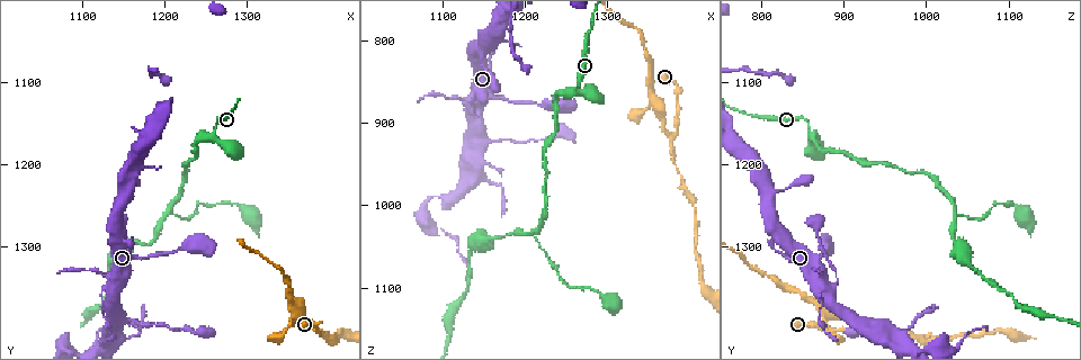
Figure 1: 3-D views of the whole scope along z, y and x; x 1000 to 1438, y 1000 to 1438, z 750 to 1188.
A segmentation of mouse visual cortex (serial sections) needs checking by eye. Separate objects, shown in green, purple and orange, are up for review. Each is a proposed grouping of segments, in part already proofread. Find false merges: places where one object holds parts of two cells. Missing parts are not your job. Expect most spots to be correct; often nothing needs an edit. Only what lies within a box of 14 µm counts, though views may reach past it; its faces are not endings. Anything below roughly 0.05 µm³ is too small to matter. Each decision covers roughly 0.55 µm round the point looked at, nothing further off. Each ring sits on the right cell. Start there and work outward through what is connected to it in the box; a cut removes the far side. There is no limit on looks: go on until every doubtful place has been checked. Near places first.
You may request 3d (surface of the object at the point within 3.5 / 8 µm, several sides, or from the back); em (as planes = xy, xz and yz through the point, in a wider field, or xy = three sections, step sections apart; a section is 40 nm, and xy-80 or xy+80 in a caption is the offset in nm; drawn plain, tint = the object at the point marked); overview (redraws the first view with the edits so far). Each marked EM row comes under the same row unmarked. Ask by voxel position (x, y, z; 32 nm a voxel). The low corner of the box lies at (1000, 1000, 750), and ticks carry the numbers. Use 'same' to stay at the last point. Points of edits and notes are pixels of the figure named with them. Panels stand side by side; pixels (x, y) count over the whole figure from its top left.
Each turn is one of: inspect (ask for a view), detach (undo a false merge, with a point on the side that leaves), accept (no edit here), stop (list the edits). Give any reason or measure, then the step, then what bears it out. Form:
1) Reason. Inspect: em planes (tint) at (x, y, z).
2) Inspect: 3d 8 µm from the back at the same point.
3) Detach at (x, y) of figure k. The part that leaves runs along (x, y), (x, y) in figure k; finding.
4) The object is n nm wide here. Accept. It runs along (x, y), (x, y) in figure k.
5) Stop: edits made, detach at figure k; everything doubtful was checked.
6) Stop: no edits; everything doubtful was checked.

A fork. Inspect: 3d 3.5 µm at (1380, 1395, 920).

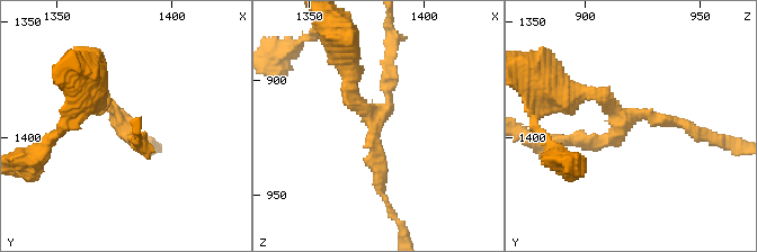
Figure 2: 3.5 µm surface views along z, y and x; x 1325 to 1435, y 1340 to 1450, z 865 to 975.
3 arms meet here; the arms are 150, 200, 200 nm wide; now the EM. Inspect: em xy step 5 (tint) at (1379, 1393, 918).

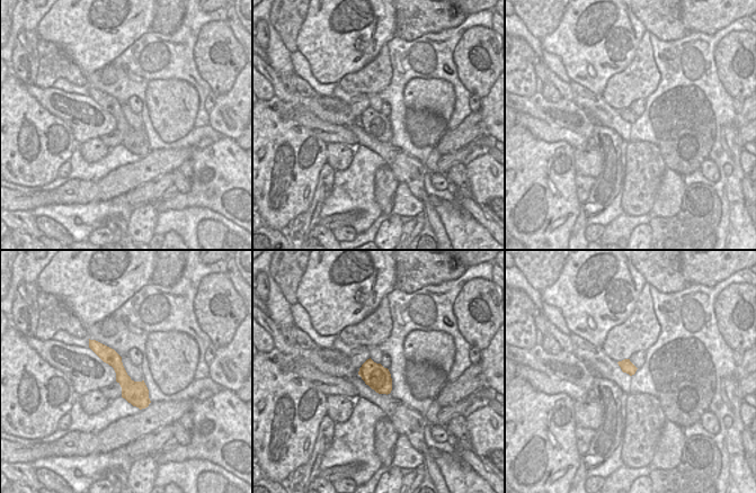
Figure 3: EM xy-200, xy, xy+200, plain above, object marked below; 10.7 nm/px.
Accept. It runs along (94, 346), (144, 404) in figure 3; one cell here.

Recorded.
A narrow waist. Inspect: 3d 8 µm at (1145, 1350, 880).

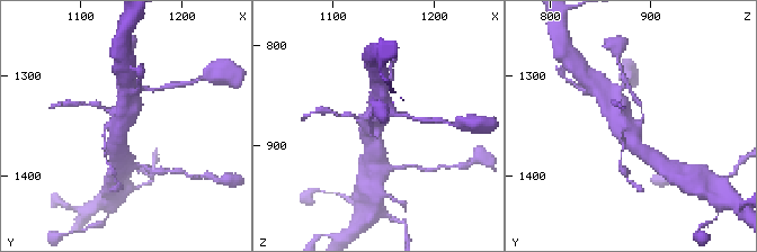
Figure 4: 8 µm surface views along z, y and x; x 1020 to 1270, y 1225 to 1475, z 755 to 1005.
Inspect: em xy step 1 (tint) at (1146, 1348, 880).

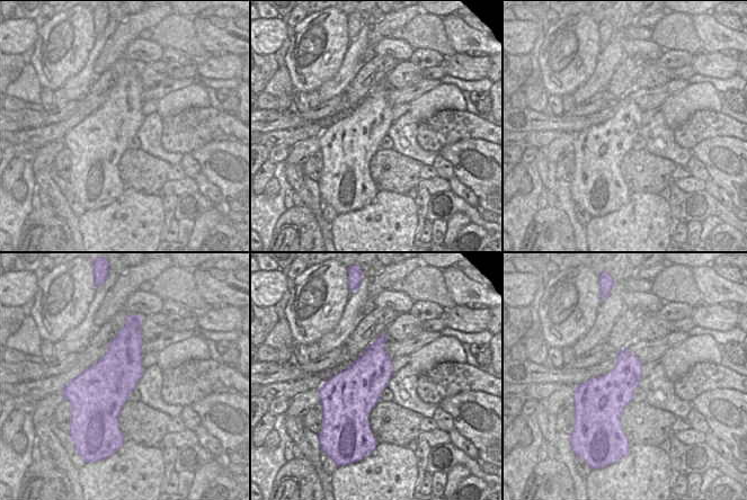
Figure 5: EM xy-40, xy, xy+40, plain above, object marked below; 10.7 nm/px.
Accept. Continuous, no second cell.

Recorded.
Two arms in line, one across. Inspect: 3d 3.5 µm at (1210, 1260, 1035).

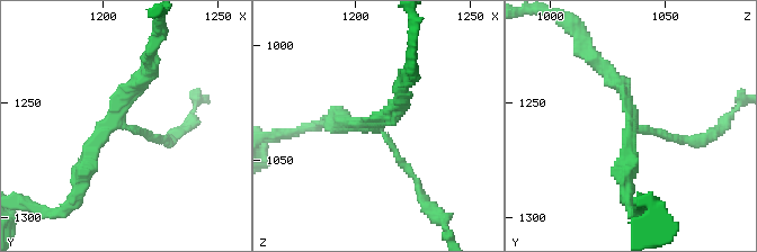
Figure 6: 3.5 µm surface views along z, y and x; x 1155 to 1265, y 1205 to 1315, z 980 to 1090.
3 arms meet here; the arms are 100, 200, 250 nm wide. Inspect: em xy step 5 (tint) at (1206, 1255, 1034).

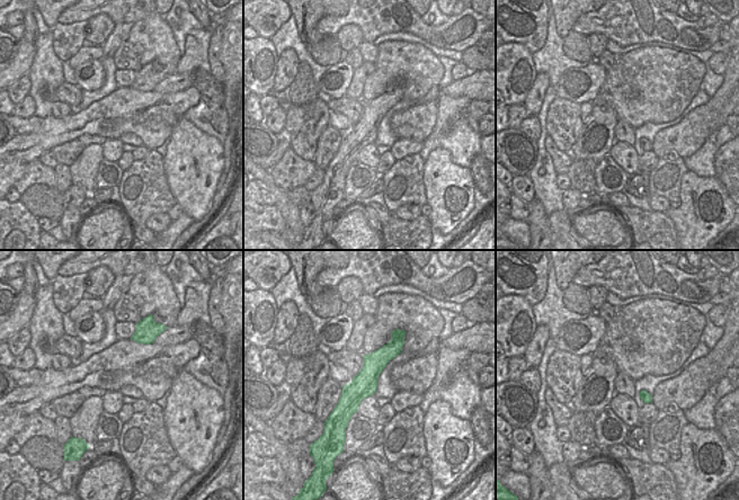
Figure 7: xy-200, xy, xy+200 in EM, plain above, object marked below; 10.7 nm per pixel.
Accept. It runs along (148, 57), (82, 181) in figure 6; all the same cell.

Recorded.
Sharp bend. Inspect: 3d 8 µm at (1190, 1295, 1035).

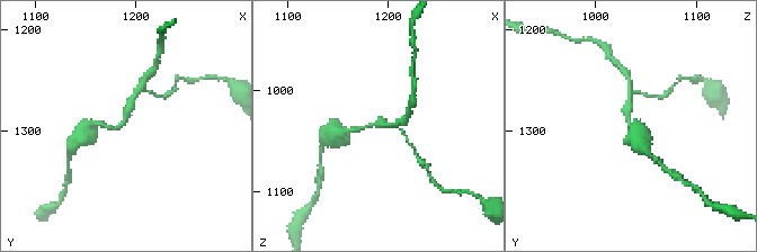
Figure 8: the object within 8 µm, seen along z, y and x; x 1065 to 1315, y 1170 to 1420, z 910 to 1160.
Inspect: 3d 3.5 µm from the back at (1184, 1292, 1032).

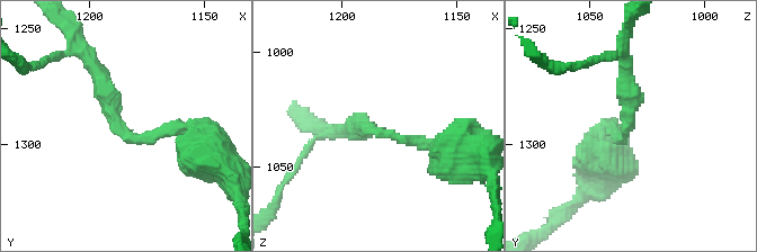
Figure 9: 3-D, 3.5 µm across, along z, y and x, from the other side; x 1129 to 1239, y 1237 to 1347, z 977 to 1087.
The arms are 150, 250 nm wide. Inspect: em planes (tint) at (1184, 1294, 1034).

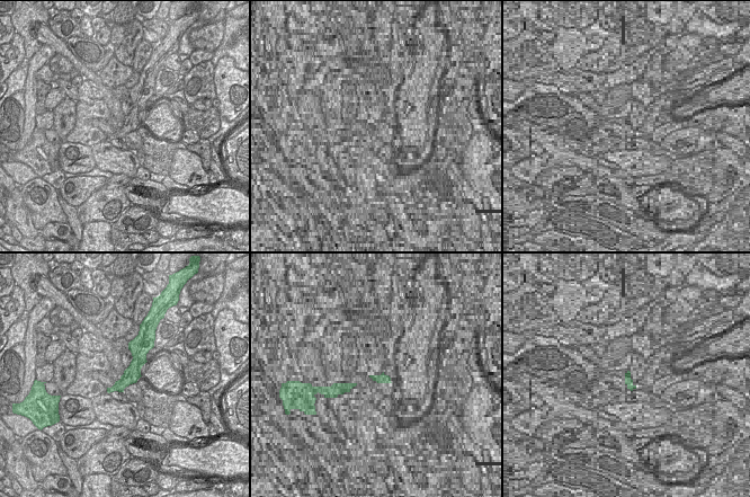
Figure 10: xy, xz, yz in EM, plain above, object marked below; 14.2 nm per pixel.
Accept. It runs along (132, 344), (136, 364), (115, 388) in figure 10; one cell here.

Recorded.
Stop: no edits; everything doubtful was checked.

